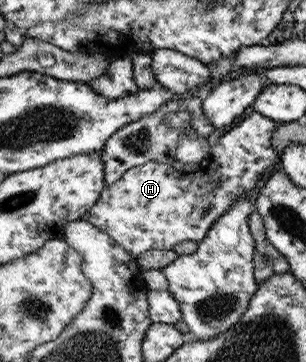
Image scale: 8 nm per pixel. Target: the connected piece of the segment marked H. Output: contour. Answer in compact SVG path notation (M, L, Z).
M258 112L239 119L218 139L209 155L202 161L184 163L174 159L169 163L148 162L147 164L127 169L121 179L103 189L99 200L81 217L92 225L112 236L124 250L134 257L148 250L173 250L182 241L202 241L211 229L211 225L227 212L237 199L248 195L260 179L279 167L280 156L271 144L271 135L278 121L272 121Z

